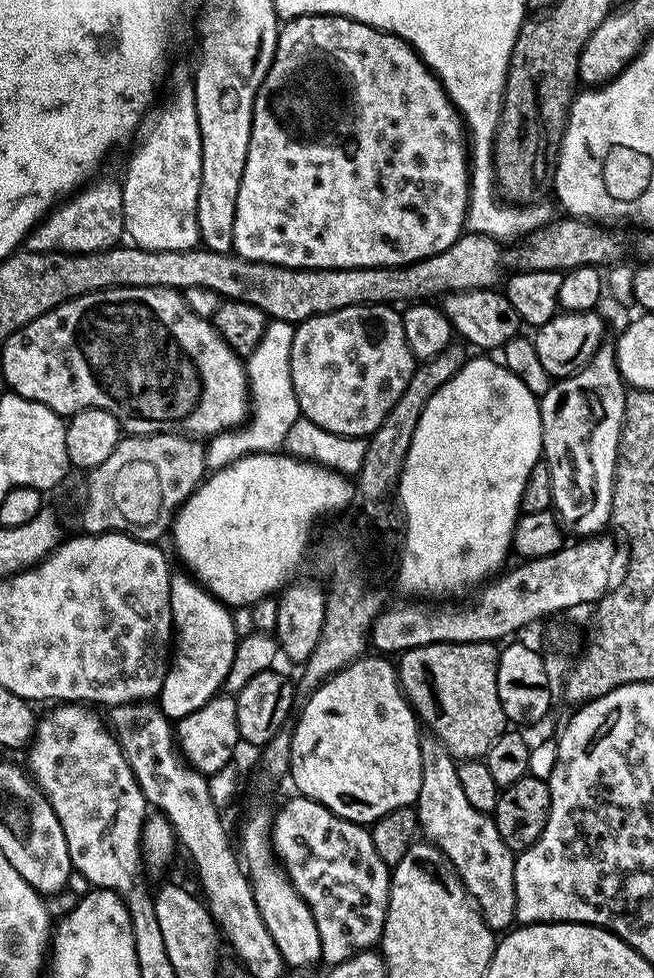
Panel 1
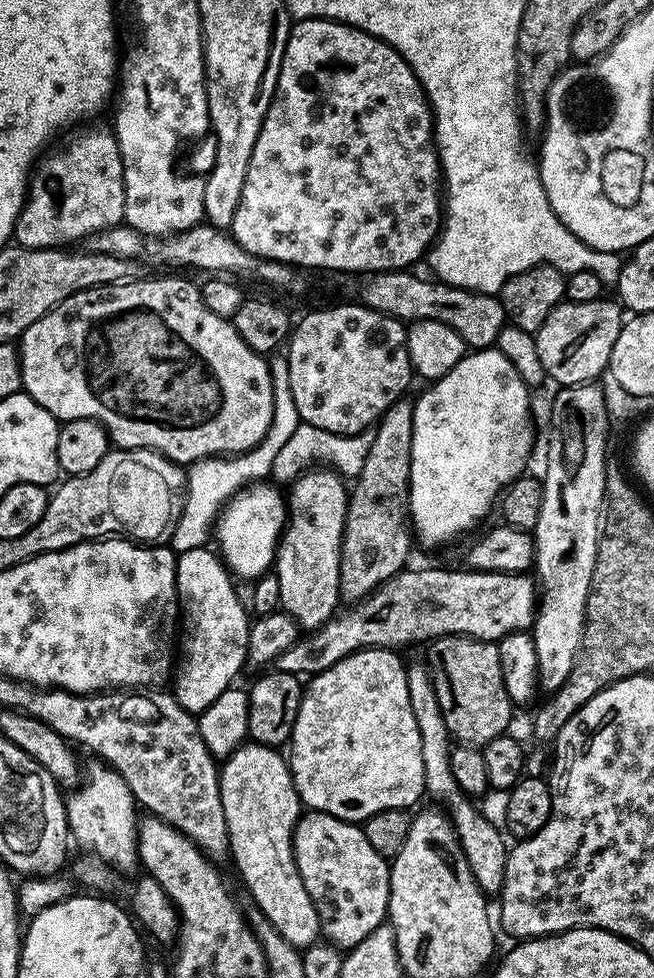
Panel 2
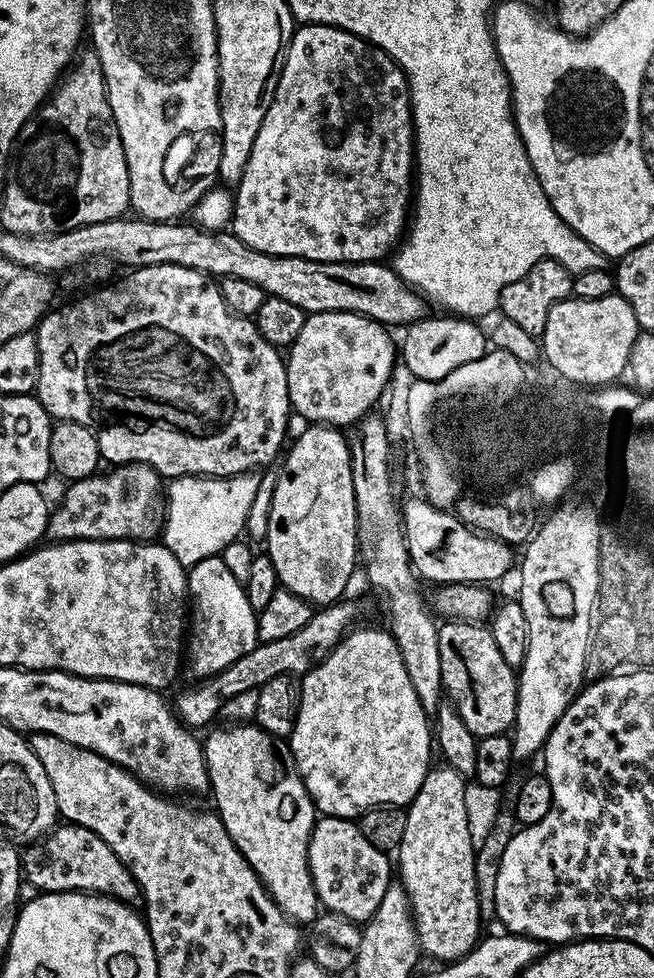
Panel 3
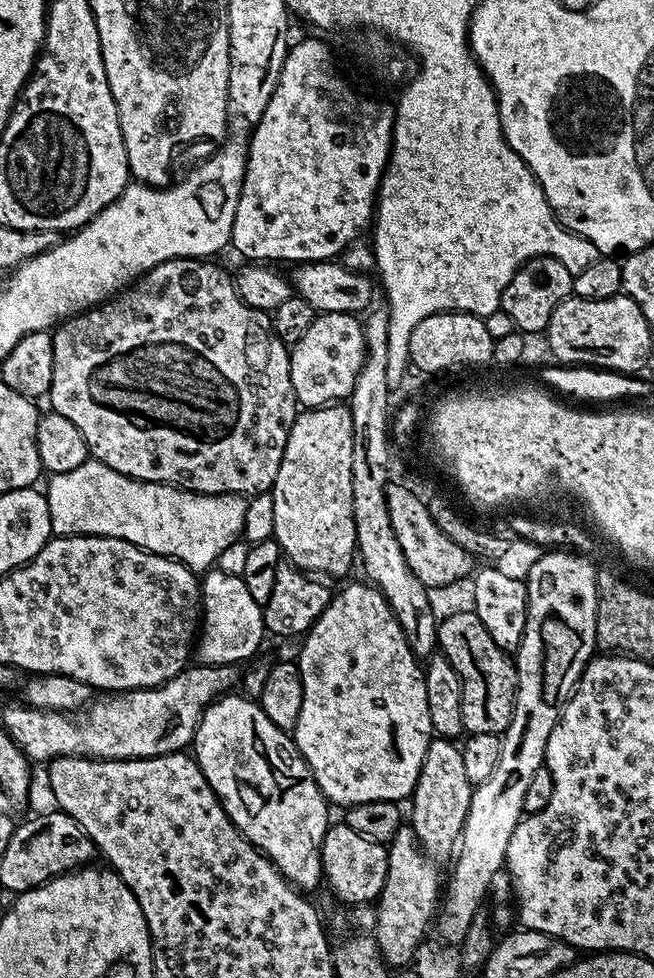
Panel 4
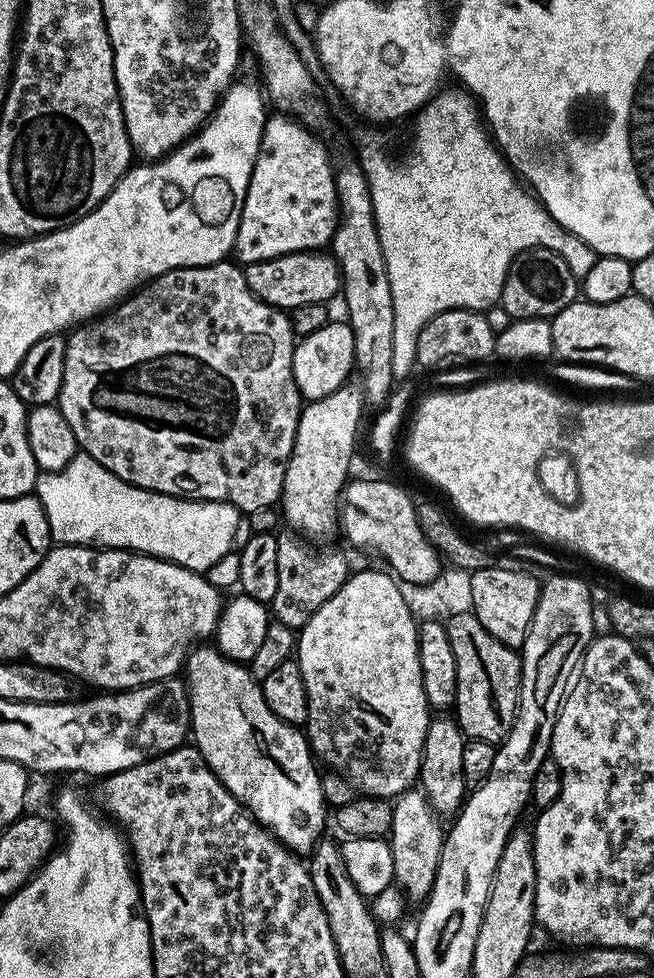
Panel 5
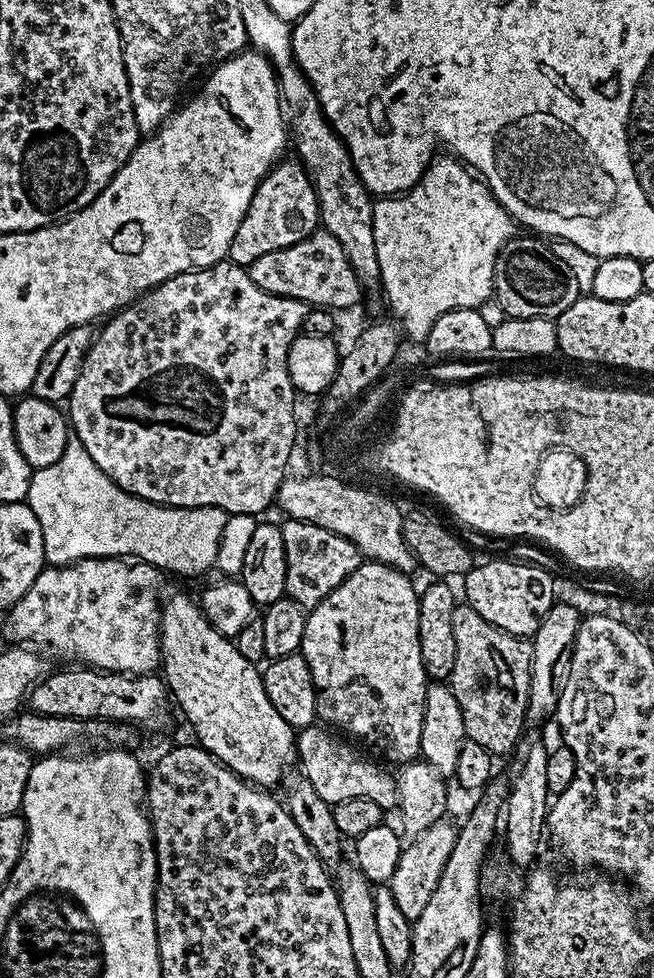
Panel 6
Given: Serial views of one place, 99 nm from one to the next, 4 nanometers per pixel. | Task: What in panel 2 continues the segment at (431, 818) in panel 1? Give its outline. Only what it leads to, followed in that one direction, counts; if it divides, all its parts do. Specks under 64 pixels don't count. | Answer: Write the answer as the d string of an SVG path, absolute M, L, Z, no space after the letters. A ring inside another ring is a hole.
M423 659L409 663L404 669L406 674L406 691L410 693L410 710L414 714L414 722L418 722L418 738L422 738L422 766L424 767L424 790L430 797L441 800L445 804L460 848L464 852L466 862L474 874L480 889L485 894L499 893L504 884L504 871L508 861L509 845L504 845L505 833L495 828L478 809L473 801L464 795L454 782L454 773L450 771L450 754L454 747L452 735L448 733L446 718L442 718L442 706L438 706L438 694L434 694L432 673Z

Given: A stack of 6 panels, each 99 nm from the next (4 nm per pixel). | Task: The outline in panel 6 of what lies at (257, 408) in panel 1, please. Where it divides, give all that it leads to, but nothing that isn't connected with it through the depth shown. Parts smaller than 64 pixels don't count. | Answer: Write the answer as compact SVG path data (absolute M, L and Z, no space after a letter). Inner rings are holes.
M75 438L68 439L58 462L33 471L26 502L42 526L44 559L49 565L63 566L99 556L123 556L145 560L165 573L177 572L180 576L200 576L215 565L218 542L222 542L222 530L229 517L221 508L166 508L132 496L96 465L94 458L86 454L82 442Z

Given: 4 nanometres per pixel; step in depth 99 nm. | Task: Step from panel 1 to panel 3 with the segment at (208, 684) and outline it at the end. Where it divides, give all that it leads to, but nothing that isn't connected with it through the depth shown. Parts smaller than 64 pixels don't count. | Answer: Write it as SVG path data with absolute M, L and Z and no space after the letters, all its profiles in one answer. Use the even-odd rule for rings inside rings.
M223 555L211 556L202 562L191 565L187 569L188 595L190 601L190 631L186 636L186 672L193 677L193 681L205 680L208 676L218 674L230 666L230 662L238 662L242 654L250 654L258 643L256 634L256 618L258 613L250 606L250 598L246 598L241 577L232 573L230 565L224 561Z

